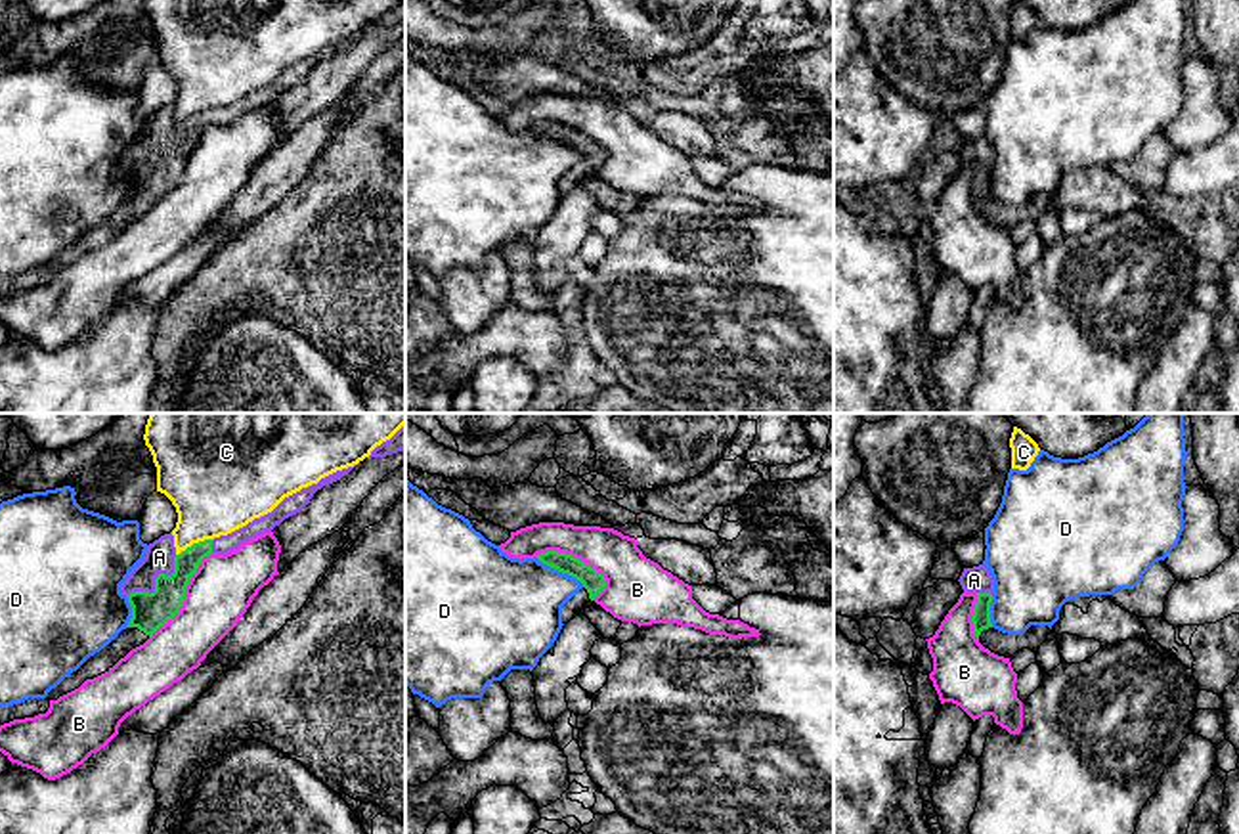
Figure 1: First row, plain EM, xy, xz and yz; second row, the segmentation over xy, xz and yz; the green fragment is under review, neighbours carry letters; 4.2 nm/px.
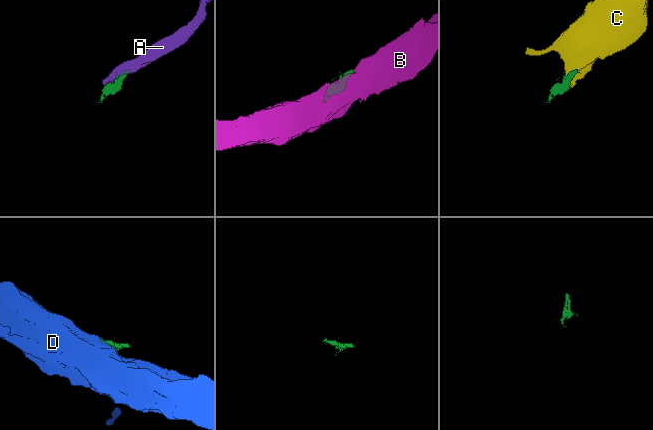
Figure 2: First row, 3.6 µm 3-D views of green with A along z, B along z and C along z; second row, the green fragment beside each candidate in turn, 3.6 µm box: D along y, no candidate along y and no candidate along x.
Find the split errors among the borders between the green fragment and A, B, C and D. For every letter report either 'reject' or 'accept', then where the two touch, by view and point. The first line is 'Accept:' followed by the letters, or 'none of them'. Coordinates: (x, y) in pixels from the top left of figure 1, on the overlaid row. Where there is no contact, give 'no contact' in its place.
Accept: A
A: accept; meets green in xy at (155, 580)
B: reject; meets green in xz at (574, 557)
C: reject; meets green in xy at (194, 544)
D: reject; meets green in xz at (561, 570)

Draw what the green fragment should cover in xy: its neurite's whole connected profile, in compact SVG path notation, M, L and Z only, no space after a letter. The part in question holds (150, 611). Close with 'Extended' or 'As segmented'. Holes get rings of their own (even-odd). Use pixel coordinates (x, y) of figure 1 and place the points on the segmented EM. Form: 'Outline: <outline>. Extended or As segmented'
Outline: M354 467L337 471L317 484L285 497L272 513L254 518L247 526L228 536L193 543L180 555L176 553L172 532L149 543L143 560L120 585L120 593L128 597L132 606L128 626L107 647L90 656L76 671L52 689L46 700L57 700L78 689L86 679L109 671L132 648L143 645L161 626L172 620L180 612L185 587L205 557L212 553L226 555L241 543L264 532L272 532L285 518L302 511L317 490L340 480L352 469Z. Extended

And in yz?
Outline: M985 564L964 568L958 582L964 591L977 595L977 603L971 616L973 635L990 652L1004 658L1011 658L1015 652L1023 648L1031 648L1036 652L1038 647L1052 633L1048 626L1031 626L1021 635L1008 635L992 627L990 603L992 603L994 582L990 570Z. Extended

